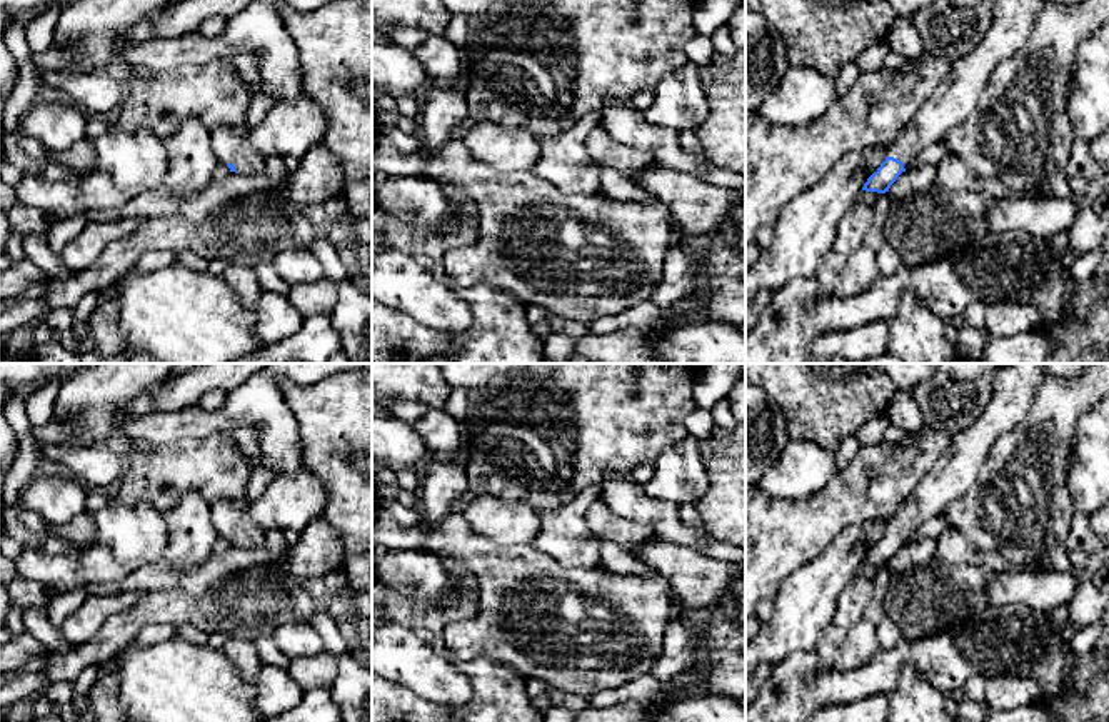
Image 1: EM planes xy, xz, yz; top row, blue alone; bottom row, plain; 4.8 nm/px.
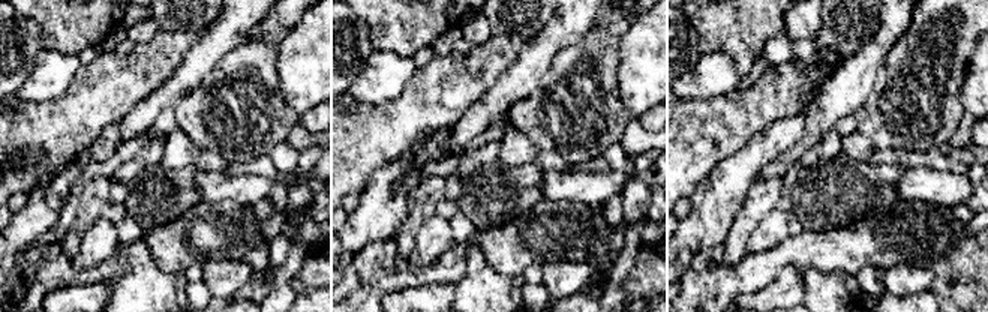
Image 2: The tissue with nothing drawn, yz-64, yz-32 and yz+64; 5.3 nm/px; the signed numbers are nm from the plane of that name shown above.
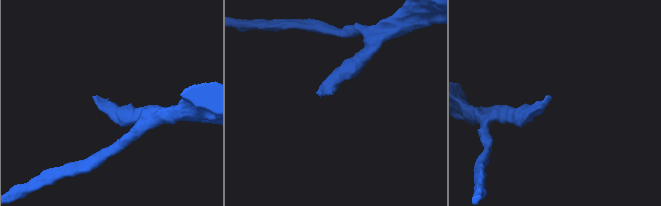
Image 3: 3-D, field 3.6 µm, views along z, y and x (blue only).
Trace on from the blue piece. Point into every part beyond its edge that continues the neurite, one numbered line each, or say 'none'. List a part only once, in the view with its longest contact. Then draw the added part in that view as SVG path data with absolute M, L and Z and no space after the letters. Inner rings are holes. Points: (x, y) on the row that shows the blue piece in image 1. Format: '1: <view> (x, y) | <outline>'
1: yz (956, 97) | M996 0L992 22L977 47L957 58L951 73L886 147L907 168L934 142L964 123L976 110L992 72L1027 42L1039 12L1049 0Z

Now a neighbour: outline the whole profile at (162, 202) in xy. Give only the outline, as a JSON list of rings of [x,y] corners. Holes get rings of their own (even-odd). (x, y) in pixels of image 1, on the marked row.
[[[284,157],[287,177],[284,180],[263,175],[243,175],[230,172],[223,182],[212,180],[202,192],[178,195],[165,185],[158,188],[133,193],[128,202],[118,208],[87,210],[88,222],[115,222],[122,218],[168,218],[180,217],[195,223],[202,222],[215,207],[228,202],[232,197],[250,193],[265,193],[279,190],[289,183],[292,173],[300,167],[300,158]]]

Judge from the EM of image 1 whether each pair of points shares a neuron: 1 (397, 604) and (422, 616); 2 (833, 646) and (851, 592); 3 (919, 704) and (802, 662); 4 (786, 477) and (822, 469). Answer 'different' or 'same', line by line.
1: same
2: same
3: different
4: same

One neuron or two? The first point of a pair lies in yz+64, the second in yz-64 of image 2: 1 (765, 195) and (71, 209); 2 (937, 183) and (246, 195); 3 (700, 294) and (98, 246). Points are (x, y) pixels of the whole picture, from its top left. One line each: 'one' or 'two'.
1: two
2: one
3: two

